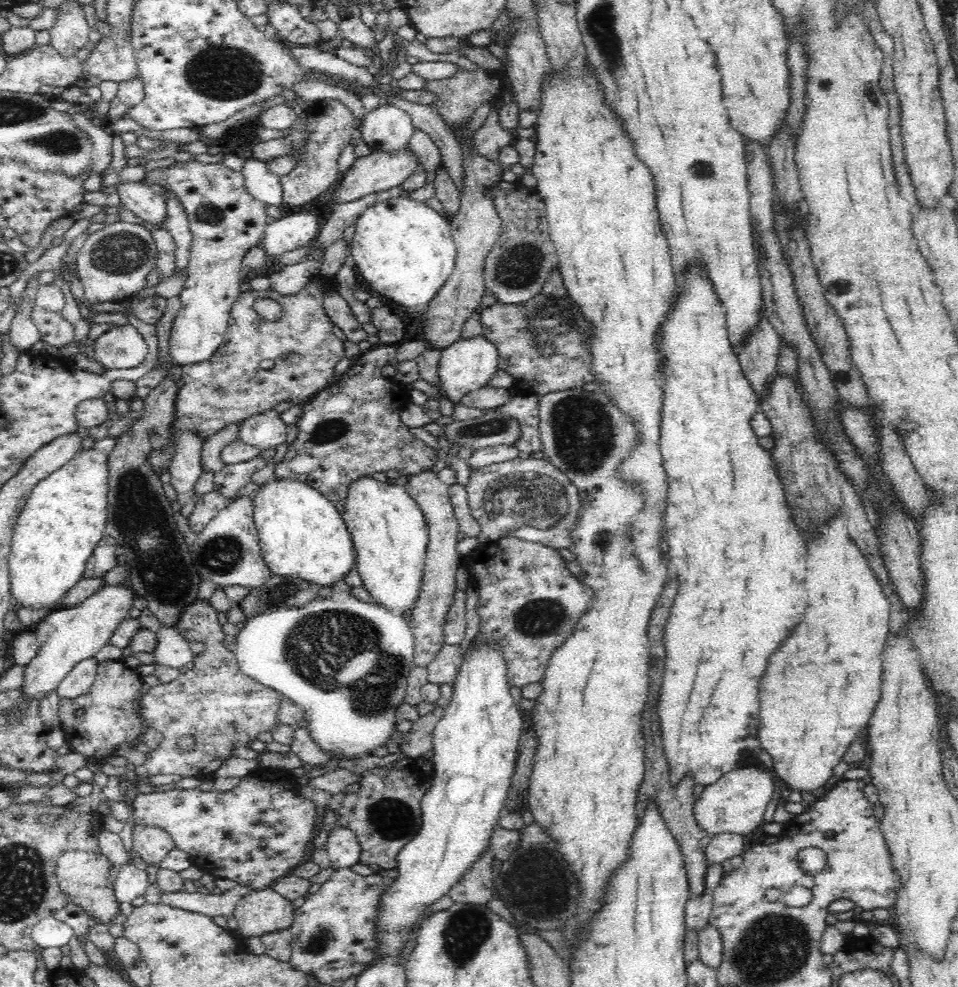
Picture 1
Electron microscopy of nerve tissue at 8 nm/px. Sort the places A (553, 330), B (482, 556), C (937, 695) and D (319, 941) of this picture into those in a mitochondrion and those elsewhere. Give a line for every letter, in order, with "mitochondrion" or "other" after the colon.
A: mitochondrion
B: other
C: other
D: mitochondrion

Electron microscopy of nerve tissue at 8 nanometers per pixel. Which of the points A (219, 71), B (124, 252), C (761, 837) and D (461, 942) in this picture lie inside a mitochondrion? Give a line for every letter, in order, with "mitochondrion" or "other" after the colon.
A: mitochondrion
B: mitochondrion
C: other
D: mitochondrion

